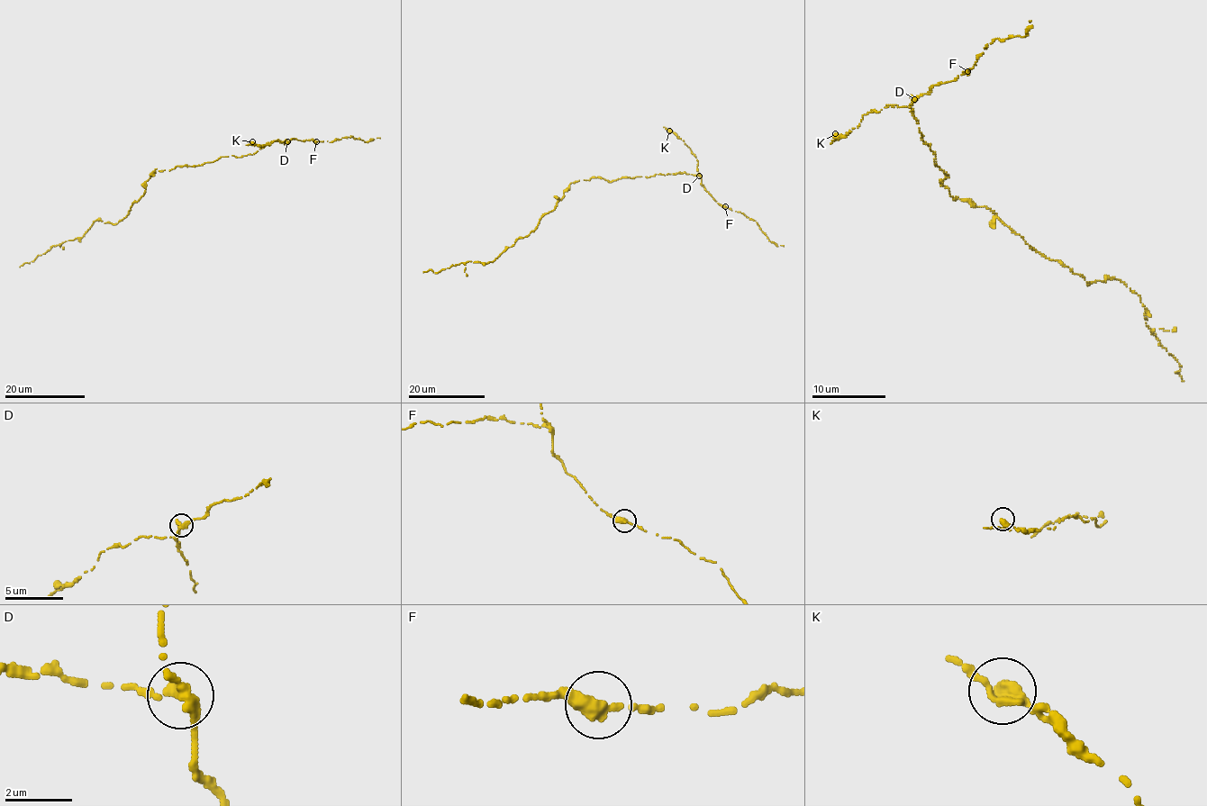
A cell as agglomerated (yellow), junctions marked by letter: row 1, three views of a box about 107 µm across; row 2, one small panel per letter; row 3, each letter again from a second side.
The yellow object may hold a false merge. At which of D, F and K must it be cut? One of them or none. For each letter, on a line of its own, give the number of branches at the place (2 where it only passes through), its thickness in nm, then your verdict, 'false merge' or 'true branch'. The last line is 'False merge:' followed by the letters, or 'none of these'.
D: branches 3; calibre 320 nm; false merge
F: branches 2; calibre 360 nm; true branch
K: branches 3; calibre 300 nm; true branch
False merge: D

